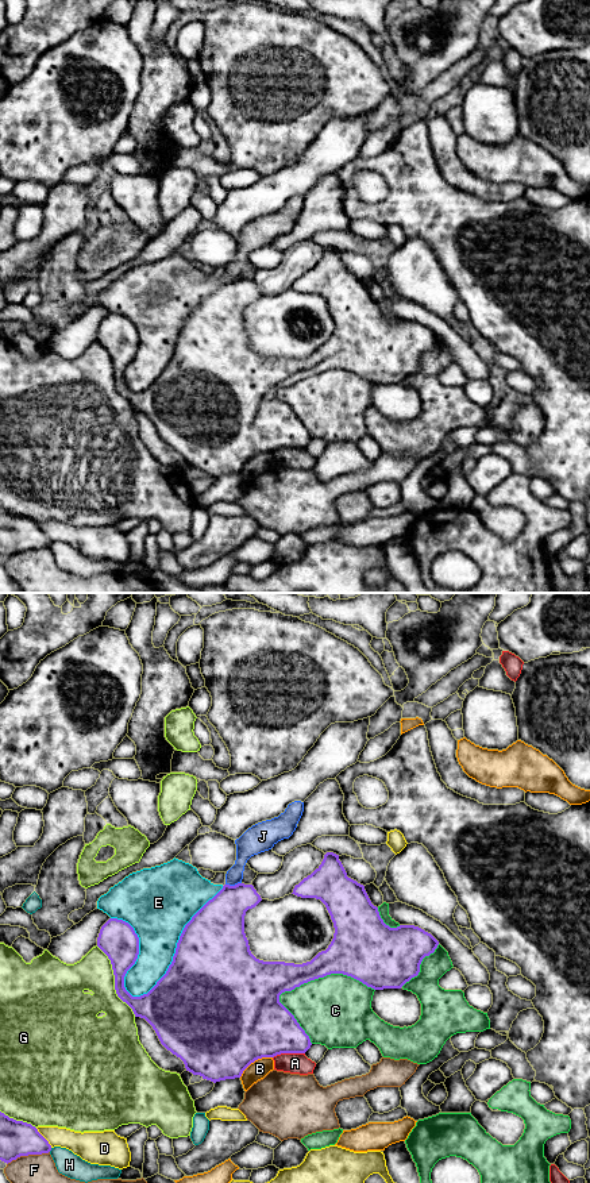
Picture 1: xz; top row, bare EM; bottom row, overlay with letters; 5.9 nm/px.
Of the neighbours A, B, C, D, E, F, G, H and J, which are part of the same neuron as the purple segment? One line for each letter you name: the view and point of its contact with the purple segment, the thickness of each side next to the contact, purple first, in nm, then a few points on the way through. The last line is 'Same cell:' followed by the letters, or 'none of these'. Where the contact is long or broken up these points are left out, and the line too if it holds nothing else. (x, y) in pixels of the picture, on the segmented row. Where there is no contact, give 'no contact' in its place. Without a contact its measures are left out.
Same cell: none of these

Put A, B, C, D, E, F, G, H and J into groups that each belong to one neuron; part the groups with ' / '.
A / B / C / D / E J / F / G / H

